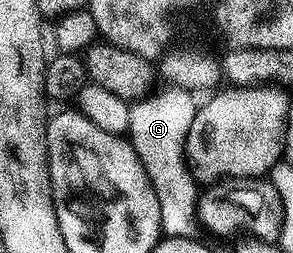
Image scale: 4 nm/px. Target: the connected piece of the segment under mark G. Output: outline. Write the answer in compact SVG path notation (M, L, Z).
M168 86L165 89L165 92L158 96L150 94L131 105L126 136L131 140L138 158L146 170L146 178L150 178L150 186L154 186L154 194L158 194L158 210L162 210L160 226L163 235L195 237L196 228L198 229L198 181L192 177L192 170L184 155L184 144L188 140L190 122L194 122L196 117L198 100L187 88Z

